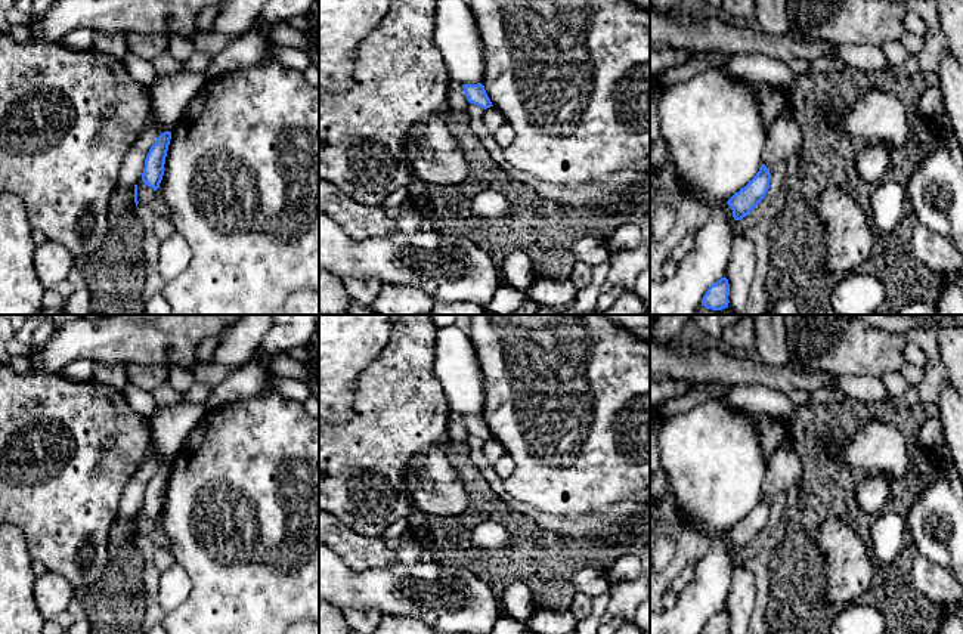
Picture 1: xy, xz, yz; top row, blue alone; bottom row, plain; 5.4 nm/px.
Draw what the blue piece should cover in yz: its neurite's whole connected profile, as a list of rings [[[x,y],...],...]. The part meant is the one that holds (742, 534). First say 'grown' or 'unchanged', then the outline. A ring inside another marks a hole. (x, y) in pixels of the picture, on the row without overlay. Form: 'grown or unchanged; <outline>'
unchanged; [[[762,495],[756,507],[727,532],[734,551],[746,548],[765,529],[770,511],[771,504]]]

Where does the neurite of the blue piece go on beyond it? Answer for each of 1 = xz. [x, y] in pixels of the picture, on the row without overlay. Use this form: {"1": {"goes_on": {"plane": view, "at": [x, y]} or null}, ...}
{"1": {"goes_on": null}}

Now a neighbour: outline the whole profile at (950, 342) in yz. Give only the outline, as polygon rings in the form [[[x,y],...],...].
[[[963,327],[939,330],[936,344],[948,378],[963,399]]]

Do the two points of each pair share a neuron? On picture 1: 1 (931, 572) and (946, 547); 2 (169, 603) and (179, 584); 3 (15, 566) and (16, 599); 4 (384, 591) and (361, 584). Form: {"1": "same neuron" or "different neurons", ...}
{"1": "different neurons", "2": "same neuron", "3": "same neuron", "4": "same neuron"}

